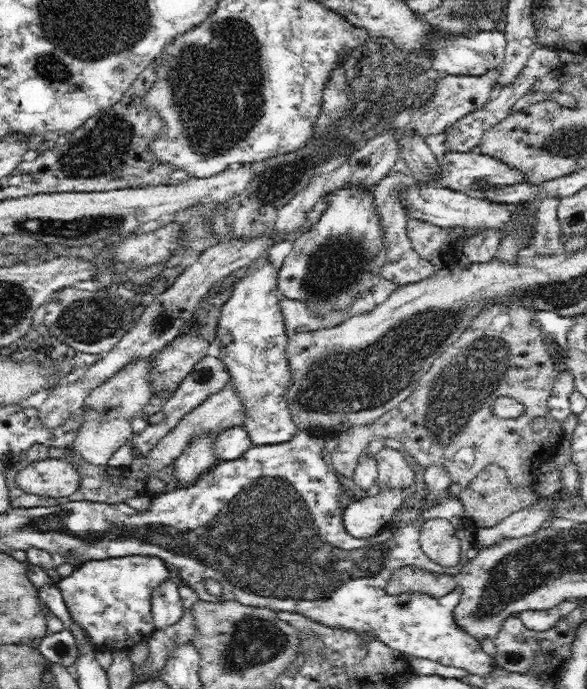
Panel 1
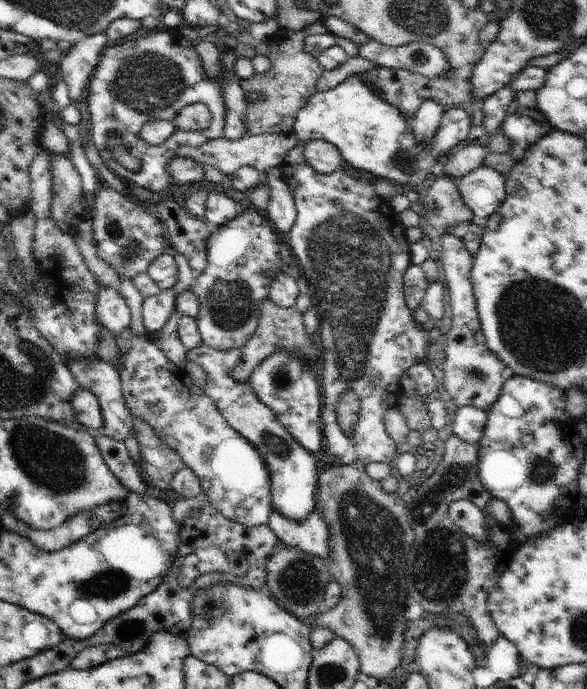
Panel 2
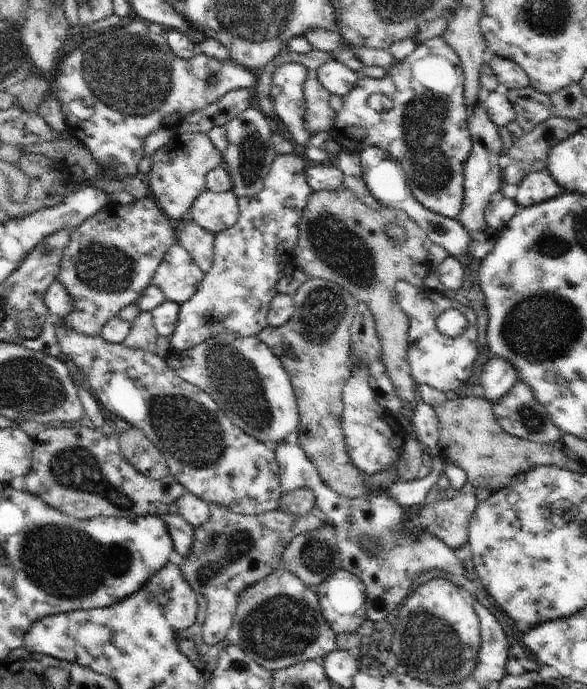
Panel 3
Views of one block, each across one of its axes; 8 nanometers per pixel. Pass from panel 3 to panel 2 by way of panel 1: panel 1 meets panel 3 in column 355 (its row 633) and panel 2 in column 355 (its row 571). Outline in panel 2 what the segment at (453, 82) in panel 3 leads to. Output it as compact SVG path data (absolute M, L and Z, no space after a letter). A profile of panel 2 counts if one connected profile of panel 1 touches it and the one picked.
M360 73L346 78L328 92L316 92L310 96L297 113L291 133L302 143L315 139L328 142L336 146L348 165L419 194L436 175L440 164L447 157L446 152L469 136L471 125L475 121L468 112L458 108L444 114L435 140L422 147L414 139L412 119L406 121L394 106L381 100L367 86Z

